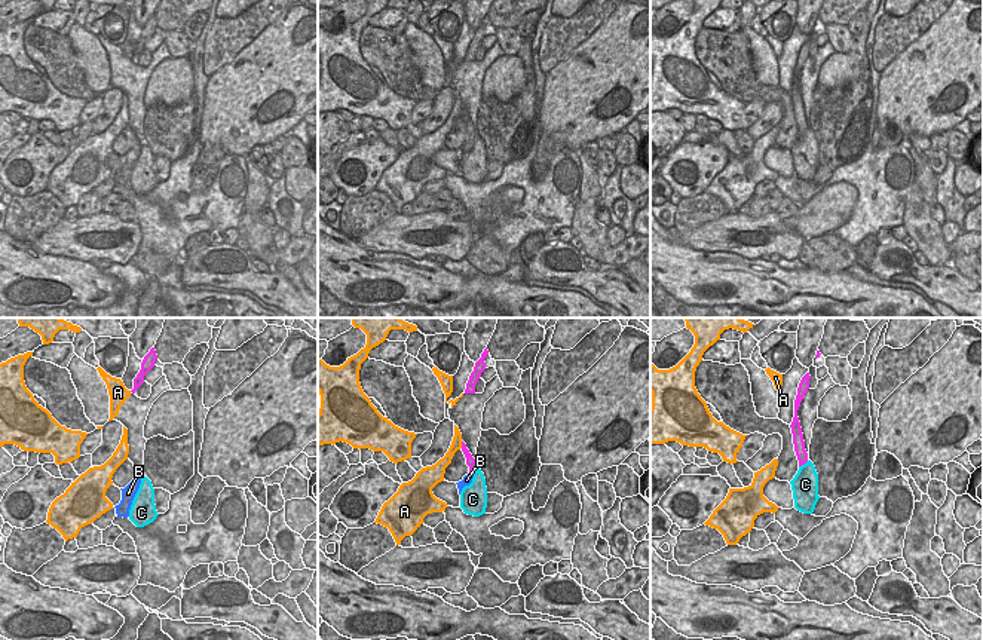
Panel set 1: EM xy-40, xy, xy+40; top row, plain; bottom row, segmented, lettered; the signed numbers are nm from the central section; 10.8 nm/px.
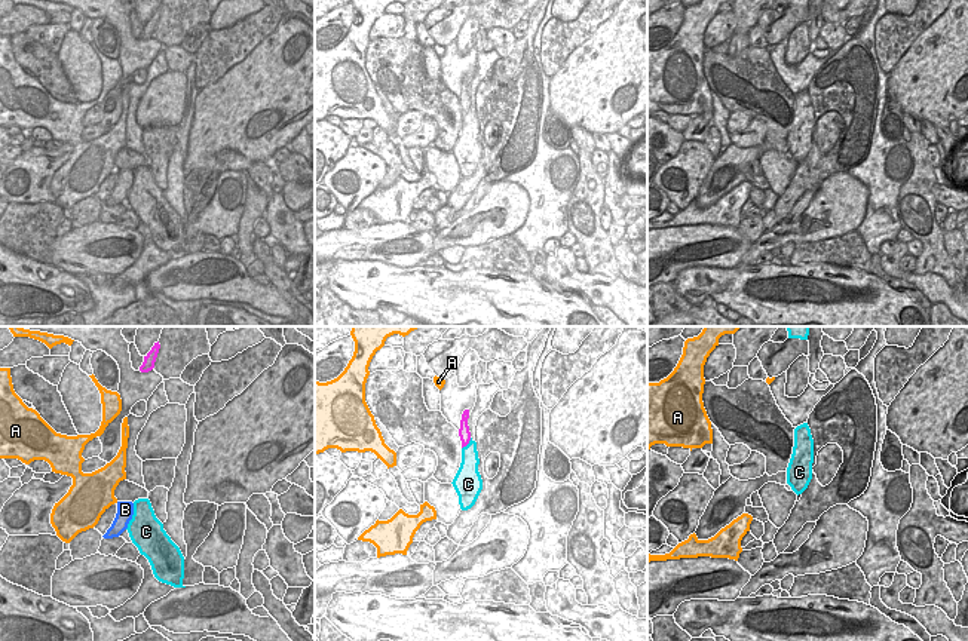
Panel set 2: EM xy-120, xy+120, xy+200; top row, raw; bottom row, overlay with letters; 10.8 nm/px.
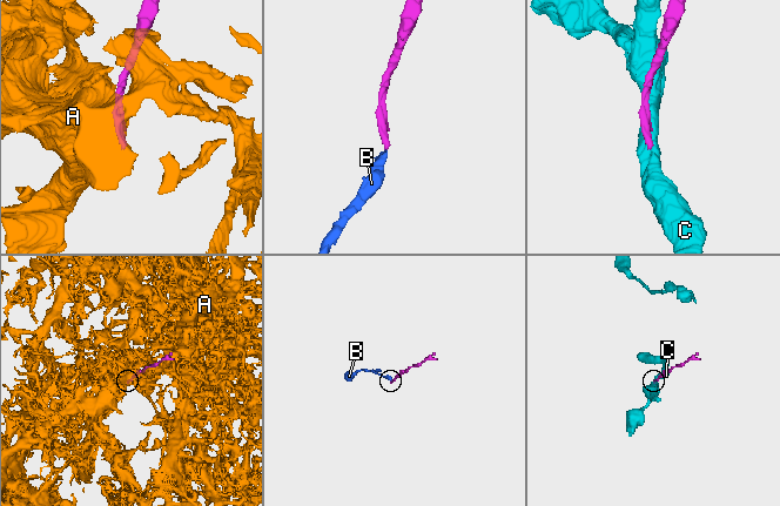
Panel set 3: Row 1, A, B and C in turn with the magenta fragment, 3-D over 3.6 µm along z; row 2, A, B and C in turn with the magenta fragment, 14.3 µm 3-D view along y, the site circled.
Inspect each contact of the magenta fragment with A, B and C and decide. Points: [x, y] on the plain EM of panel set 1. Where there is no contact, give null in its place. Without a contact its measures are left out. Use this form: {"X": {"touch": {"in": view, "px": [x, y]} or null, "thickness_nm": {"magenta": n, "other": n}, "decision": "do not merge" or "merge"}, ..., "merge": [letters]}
{"A": {"touch": {"in": "xy", "px": [462, 112]}, "thickness_nm": {"magenta": 100, "other": 130}, "decision": "do not merge"}, "B": {"touch": {"in": "xy", "px": [471, 138]}, "thickness_nm": {"magenta": 100, "other": 100}, "decision": "merge"}, "C": {"touch": {"in": "xy+40", "px": [804, 131]}, "thickness_nm": {"magenta": 130, "other": 280}, "decision": "do not merge"}, "merge": ["B"]}

